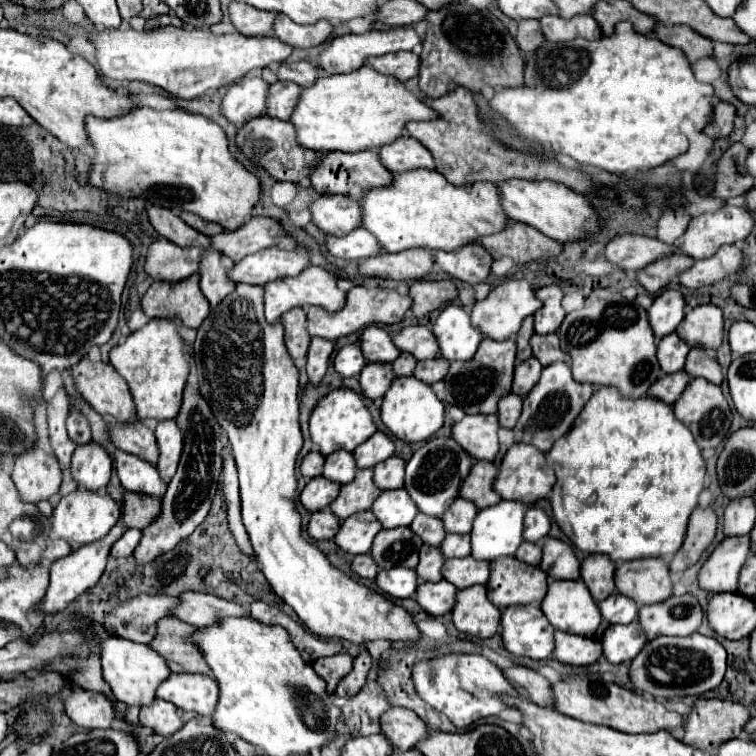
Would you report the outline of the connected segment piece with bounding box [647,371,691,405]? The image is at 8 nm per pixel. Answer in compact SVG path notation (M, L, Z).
M685 371L671 373L671 375L665 375L659 381L655 381L655 385L651 385L647 395L649 397L657 397L657 399L673 405L681 397L681 393L689 385L689 381L691 381L691 377Z

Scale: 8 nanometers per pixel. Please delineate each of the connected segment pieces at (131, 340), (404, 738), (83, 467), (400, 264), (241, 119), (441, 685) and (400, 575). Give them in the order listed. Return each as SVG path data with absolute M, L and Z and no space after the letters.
M151 319L143 329L131 333L125 339L125 343L113 347L109 351L109 361L113 369L127 381L135 401L137 417L141 421L145 419L167 421L177 417L181 407L183 387L189 375L189 365L187 365L187 355L183 351L179 325L175 321Z
M391 707L381 717L381 733L391 741L391 745L399 751L407 751L423 741L429 733L425 723L417 717L417 713L405 707Z
M81 445L75 449L71 459L71 477L77 485L85 487L87 491L103 491L109 483L113 469L113 461L109 453L97 445Z
M407 249L395 255L379 253L359 261L359 273L383 279L421 279L429 273L433 255L427 249Z
M261 77L253 79L241 79L233 85L229 85L223 101L221 101L221 113L235 125L243 125L265 111L265 95L267 95L267 83Z
M447 653L441 659L425 659L415 663L413 667L413 683L417 689L417 695L429 703L439 713L447 715L449 721L461 729L467 729L471 723L497 715L507 705L501 701L501 695L507 693L511 697L519 697L517 691L509 685L509 681L503 677L501 669L487 661L481 655L465 655L465 653Z
M395 567L395 569L383 569L377 575L377 585L383 593L397 597L397 599L405 599L405 597L415 597L419 579L417 573L411 569L403 569L403 567Z

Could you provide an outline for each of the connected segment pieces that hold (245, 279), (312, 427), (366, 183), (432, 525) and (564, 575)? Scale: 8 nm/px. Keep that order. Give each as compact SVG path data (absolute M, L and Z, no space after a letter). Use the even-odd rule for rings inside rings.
M269 247L259 253L243 257L229 269L229 279L249 285L263 285L277 277L293 277L299 275L305 265L309 263L309 253L305 249L283 249L283 247Z
M335 389L329 395L325 395L313 409L311 419L309 419L309 431L311 431L313 443L319 447L319 451L323 455L329 455L337 449L353 451L357 445L367 441L377 431L377 427L373 423L369 409L365 407L363 399L353 389Z
M377 149L373 151L359 151L359 153L343 153L333 151L325 153L315 171L311 173L311 185L319 195L347 195L359 199L361 193L369 187L379 187L391 183L391 173L381 165Z
M419 513L415 517L415 521L411 523L411 529L415 533L419 533L419 537L433 547L439 547L443 543L443 539L447 537L447 531L443 529L443 521L437 517L423 515L423 513Z
M547 537L543 543L543 561L539 565L553 579L579 579L581 563L571 545Z

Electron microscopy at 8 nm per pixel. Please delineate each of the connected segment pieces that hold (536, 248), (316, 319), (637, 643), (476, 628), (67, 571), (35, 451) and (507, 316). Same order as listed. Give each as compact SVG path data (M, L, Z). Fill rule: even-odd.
M509 221L503 231L481 237L479 241L493 259L509 255L515 263L527 263L539 257L553 257L563 251L561 243L545 237L535 227L515 221Z
M363 285L353 287L347 293L347 301L345 307L341 311L329 313L321 307L309 307L307 311L307 331L311 337L323 337L323 339L339 339L345 335L351 335L355 331L359 331L361 327L367 325L389 325L389 323L399 323L405 315L405 311L411 307L411 299L399 295L395 289L367 289Z
M637 621L629 625L611 625L601 637L603 655L609 663L633 661L647 641L649 639L643 637L643 629L639 629Z
M475 585L459 591L451 613L455 627L471 637L485 639L497 635L499 631L501 609L487 601L485 585Z
M115 525L115 529L111 529L111 533L107 533L107 537L103 537L101 541L93 541L91 545L85 545L85 547L79 547L75 551L71 551L67 557L55 561L51 565L51 585L47 589L47 595L45 599L41 601L41 611L43 613L55 613L55 611L63 611L75 597L79 597L81 593L85 593L87 589L91 589L99 577L103 575L105 571L105 565L107 565L107 555L113 547L113 543L127 531L127 527L123 525Z
M33 445L15 457L13 483L23 501L37 503L59 491L61 469L55 457L47 455L39 445Z
M507 279L499 287L495 287L483 301L477 301L471 309L471 323L479 329L483 329L485 337L505 341L515 339L521 323L527 315L533 315L541 307L541 301L535 297L533 287L525 279Z

